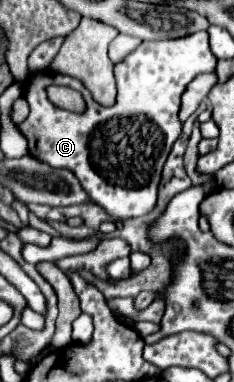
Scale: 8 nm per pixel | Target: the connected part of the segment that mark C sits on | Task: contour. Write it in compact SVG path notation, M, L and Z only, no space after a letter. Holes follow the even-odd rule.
M204 30L174 40L142 42L114 66L118 96L114 106L108 108L94 102L92 94L76 78L56 72L34 72L24 90L30 114L16 128L28 140L30 156L52 168L72 170L88 198L96 206L102 206L112 218L126 220L142 216L156 204L162 166L182 132L178 118L180 96L198 74L214 72L216 62L208 44L208 32ZM48 82L78 90L86 100L86 110L76 114L54 106L46 96Z

